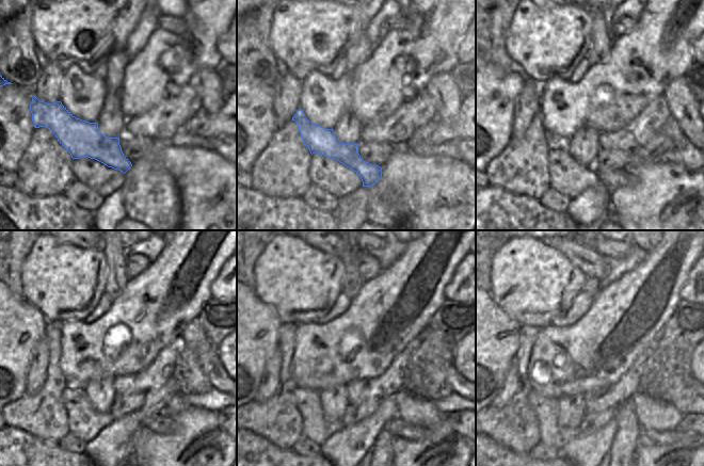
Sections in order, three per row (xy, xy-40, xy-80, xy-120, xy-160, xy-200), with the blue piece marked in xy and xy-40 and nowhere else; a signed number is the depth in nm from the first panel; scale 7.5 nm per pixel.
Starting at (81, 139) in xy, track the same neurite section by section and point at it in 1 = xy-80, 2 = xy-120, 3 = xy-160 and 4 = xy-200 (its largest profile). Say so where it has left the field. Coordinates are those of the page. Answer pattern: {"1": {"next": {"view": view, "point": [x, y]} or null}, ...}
{"1": {"next": {"view": "xy-80", "point": [612, 179]}}, "2": {"next": {"view": "xy-120", "point": [159, 423]}}, "3": {"next": {"view": "xy-160", "point": [397, 427]}}, "4": {"next": {"view": "xy-200", "point": [676, 438]}}}

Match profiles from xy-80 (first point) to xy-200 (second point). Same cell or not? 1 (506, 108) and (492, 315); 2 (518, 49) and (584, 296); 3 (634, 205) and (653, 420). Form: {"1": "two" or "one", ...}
{"1": "one", "2": "two", "3": "two"}

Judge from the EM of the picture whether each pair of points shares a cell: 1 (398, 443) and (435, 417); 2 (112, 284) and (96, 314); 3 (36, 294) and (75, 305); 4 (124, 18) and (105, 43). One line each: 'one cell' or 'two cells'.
1: two cells
2: two cells
3: one cell
4: one cell

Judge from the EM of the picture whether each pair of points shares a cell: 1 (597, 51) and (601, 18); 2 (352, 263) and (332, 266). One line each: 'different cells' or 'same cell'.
1: same cell
2: different cells

